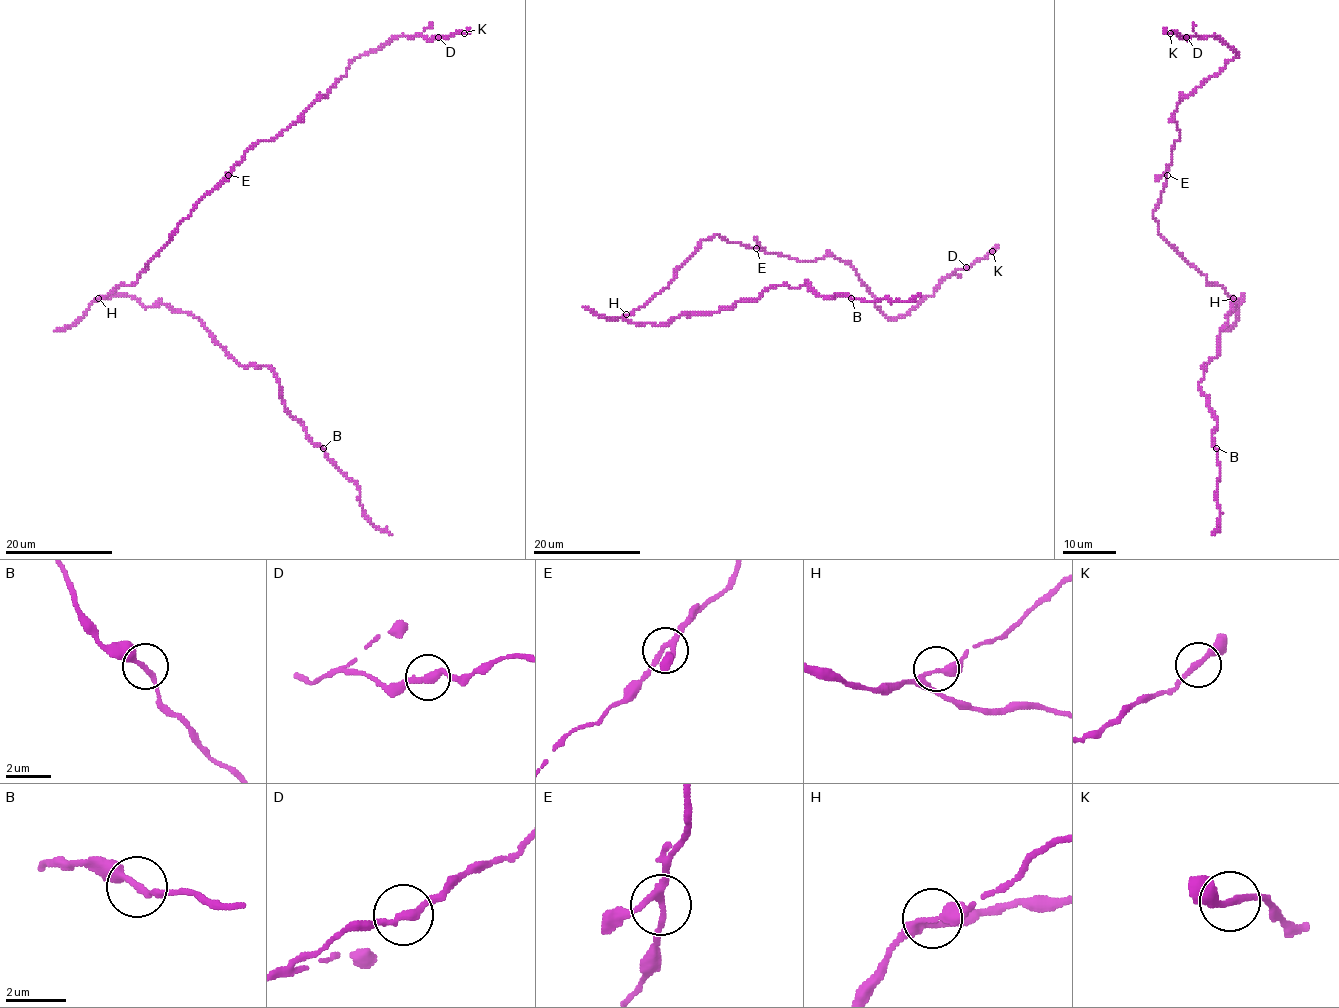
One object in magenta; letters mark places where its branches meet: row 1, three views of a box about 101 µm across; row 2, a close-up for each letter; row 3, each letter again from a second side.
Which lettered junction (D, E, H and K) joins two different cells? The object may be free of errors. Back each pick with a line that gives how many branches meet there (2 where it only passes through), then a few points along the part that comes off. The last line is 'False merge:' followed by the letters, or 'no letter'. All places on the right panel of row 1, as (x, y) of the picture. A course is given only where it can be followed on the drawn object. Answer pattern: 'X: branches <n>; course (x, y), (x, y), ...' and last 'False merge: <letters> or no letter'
False merge: no letter

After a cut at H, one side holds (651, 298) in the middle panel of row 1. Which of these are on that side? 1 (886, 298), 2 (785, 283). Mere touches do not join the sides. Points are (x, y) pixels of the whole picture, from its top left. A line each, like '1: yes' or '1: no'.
1: no
2: no

